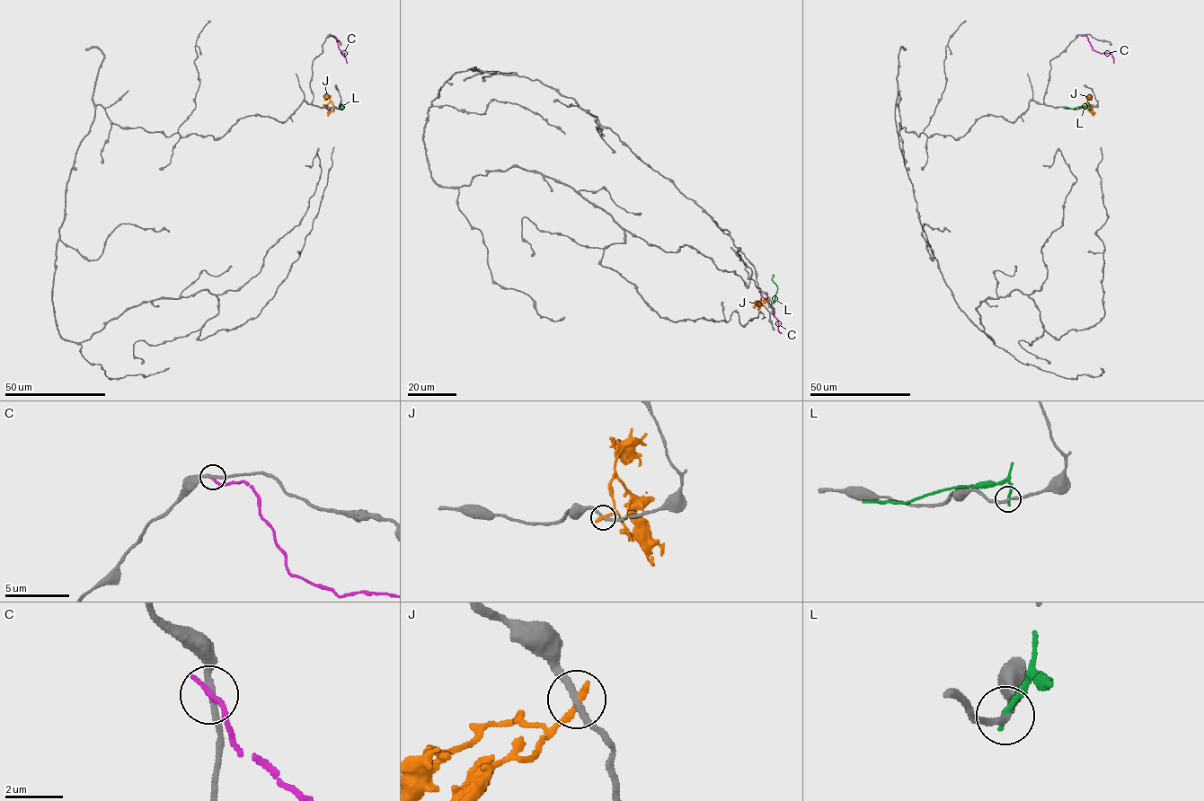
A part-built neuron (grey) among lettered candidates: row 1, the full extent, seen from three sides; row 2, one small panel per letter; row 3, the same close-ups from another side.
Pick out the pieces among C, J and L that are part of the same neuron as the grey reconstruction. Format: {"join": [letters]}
{"join": []}

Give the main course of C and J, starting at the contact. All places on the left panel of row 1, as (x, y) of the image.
C: (330, 35), (335, 37), (347, 63)
J: (337, 108), (329, 97), (324, 100)

